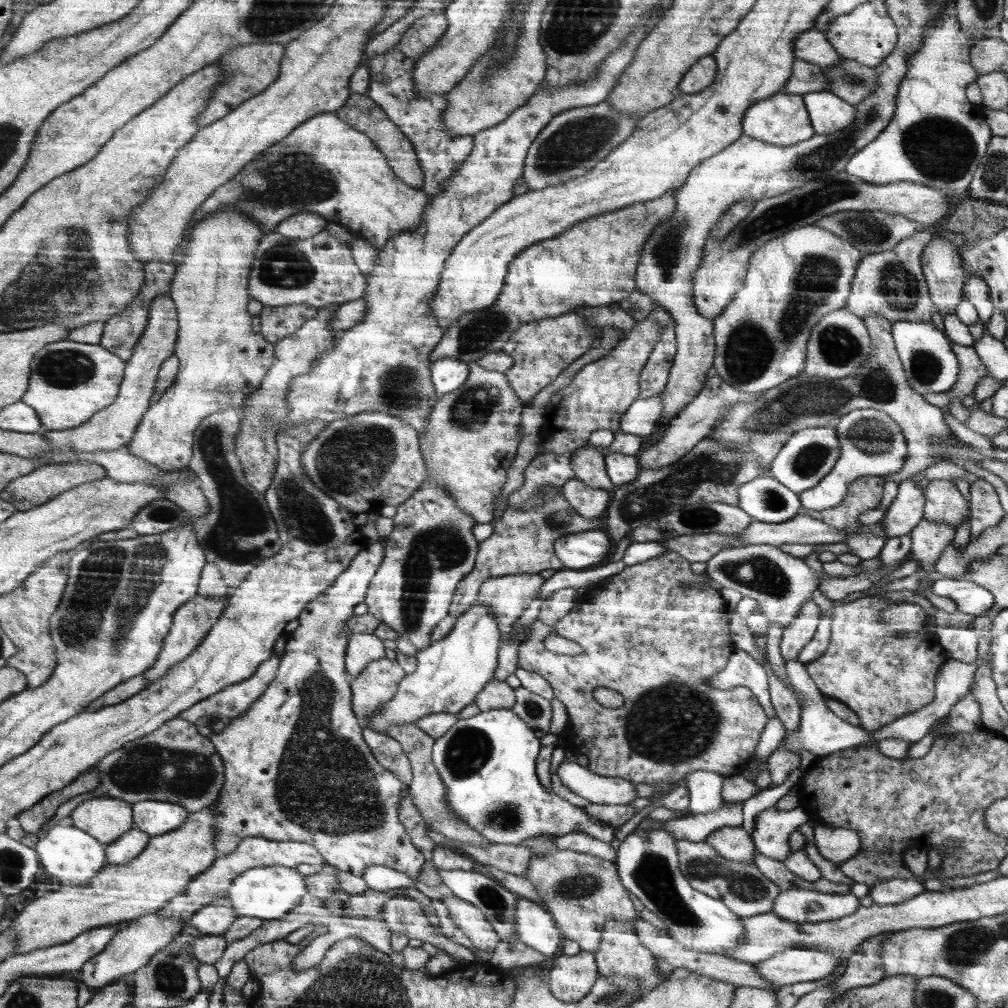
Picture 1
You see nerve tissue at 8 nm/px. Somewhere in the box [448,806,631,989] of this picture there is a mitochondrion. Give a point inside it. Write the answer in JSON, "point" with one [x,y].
{"point":[581,886]}

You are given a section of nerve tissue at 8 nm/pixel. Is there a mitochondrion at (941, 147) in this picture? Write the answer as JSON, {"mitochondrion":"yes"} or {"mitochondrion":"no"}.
{"mitochondrion":"yes"}

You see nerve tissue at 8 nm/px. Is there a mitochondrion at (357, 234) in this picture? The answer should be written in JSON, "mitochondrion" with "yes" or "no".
{"mitochondrion":"no"}

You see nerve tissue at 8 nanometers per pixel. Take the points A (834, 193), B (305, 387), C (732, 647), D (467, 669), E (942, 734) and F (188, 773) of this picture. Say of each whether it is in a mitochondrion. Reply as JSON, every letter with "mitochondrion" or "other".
{"A":"mitochondrion","B":"other","C":"other","D":"other","E":"other","F":"mitochondrion"}

